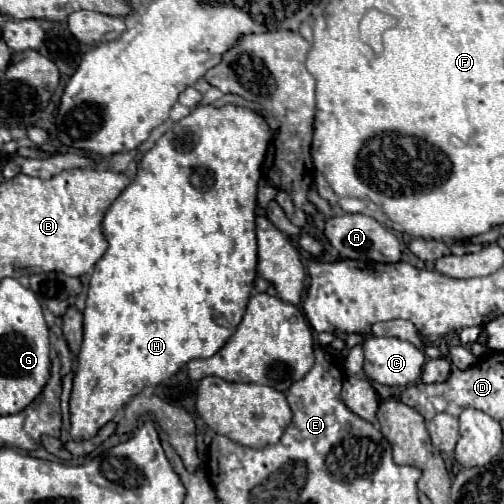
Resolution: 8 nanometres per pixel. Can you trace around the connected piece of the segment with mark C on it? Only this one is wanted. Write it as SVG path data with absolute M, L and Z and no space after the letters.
M368 336L362 348L366 356L364 372L370 380L392 388L402 388L420 380L426 358L414 344L400 338Z

